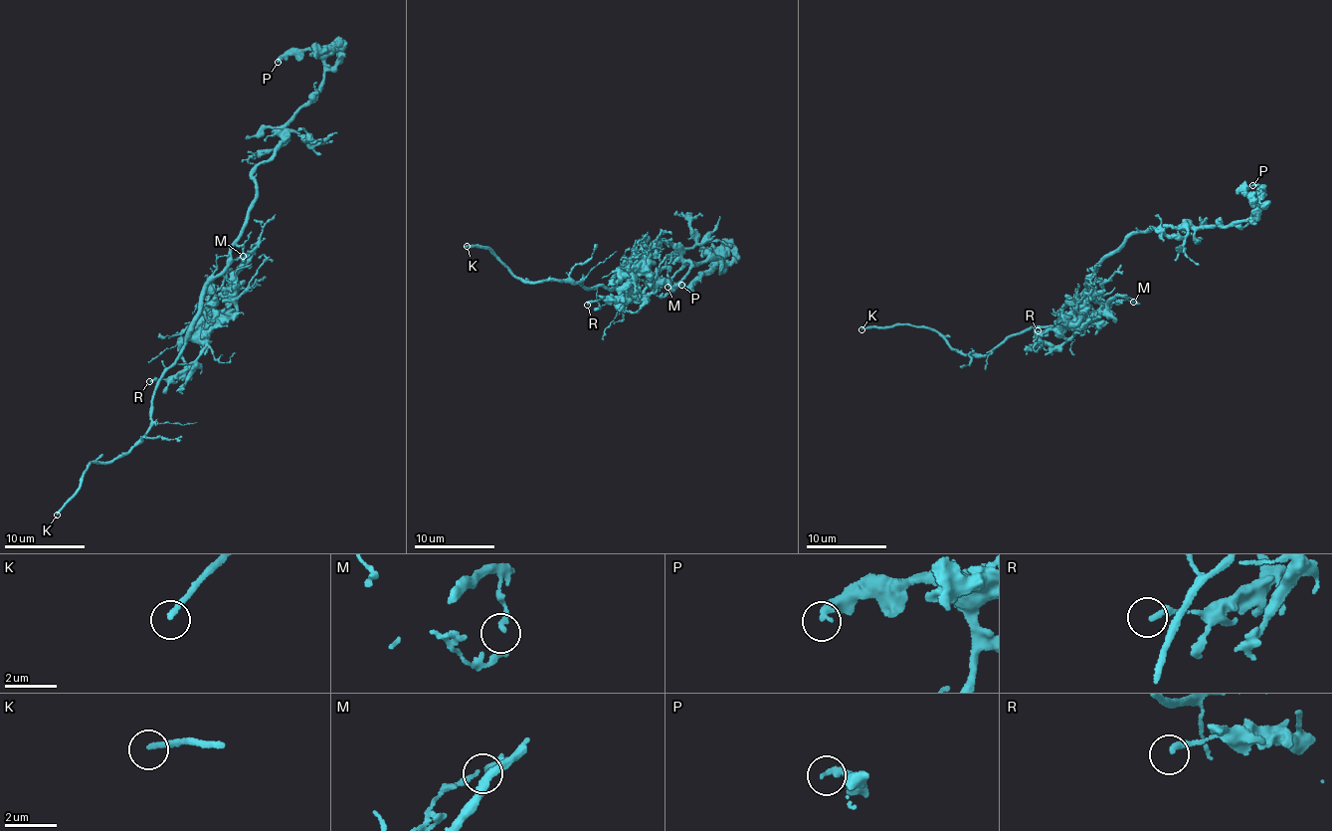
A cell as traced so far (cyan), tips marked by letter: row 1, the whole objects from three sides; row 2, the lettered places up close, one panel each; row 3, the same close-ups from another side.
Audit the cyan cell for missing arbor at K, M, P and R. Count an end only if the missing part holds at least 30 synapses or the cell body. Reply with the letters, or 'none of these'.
K

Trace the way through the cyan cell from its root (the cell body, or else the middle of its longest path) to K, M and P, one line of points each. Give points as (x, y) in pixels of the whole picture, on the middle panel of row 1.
K: (626, 269), (624, 277), (615, 279), (614, 289), (593, 289), (579, 281), (528, 284), (490, 250), (467, 246)
M: (626, 269), (625, 279), (642, 292), (661, 268), (666, 269), (669, 281), (667, 287)
P: (626, 269), (636, 240), (647, 238), (647, 249), (662, 242), (685, 262), (712, 258), (723, 262), (681, 285)

